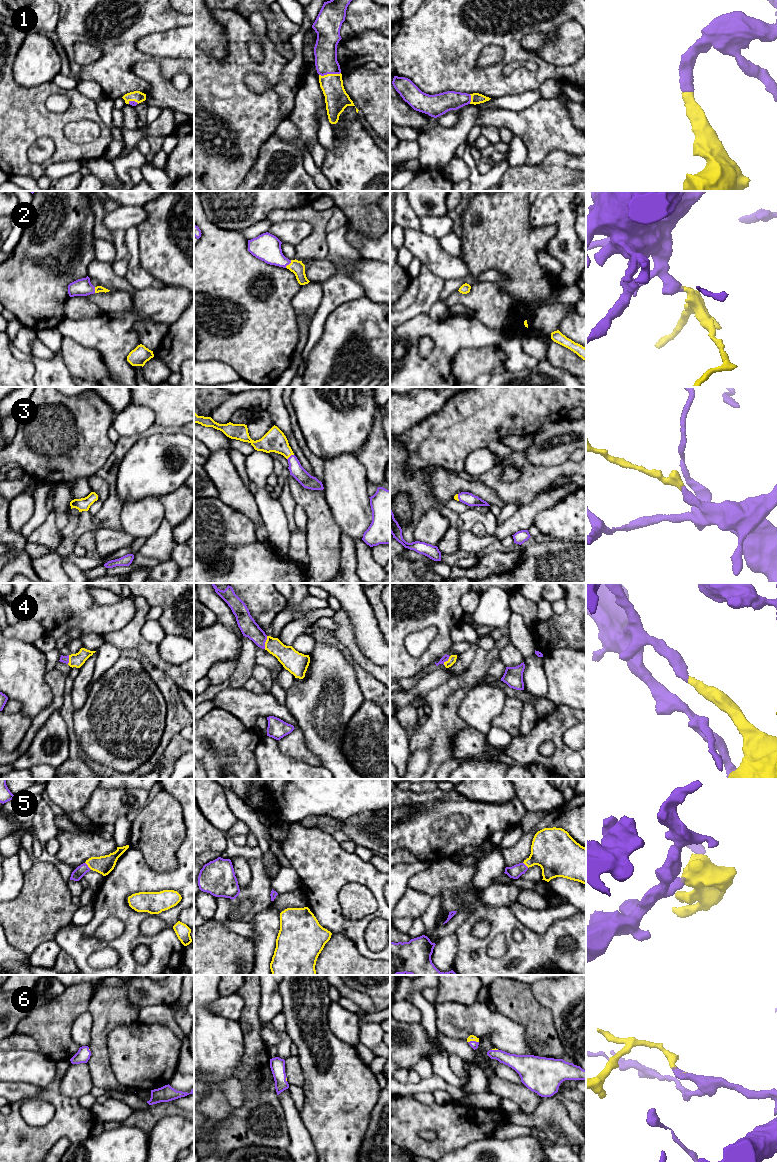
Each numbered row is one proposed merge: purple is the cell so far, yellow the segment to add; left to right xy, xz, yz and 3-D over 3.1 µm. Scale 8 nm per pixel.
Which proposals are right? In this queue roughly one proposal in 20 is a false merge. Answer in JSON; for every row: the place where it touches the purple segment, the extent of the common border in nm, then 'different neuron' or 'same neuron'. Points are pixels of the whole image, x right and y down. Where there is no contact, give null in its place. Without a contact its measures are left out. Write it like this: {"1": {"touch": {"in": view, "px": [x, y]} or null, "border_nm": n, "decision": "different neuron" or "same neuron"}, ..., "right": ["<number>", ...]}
{"1": {"touch": {"in": "xz", "px": [329, 73]}, "border_nm": 180, "decision": "same neuron"}, "2": {"touch": {"in": "xz", "px": [288, 264]}, "border_nm": 80, "decision": "same neuron"}, "3": {"touch": {"in": "xz", "px": [290, 456]}, "border_nm": 70, "decision": "same neuron"}, "4": {"touch": {"in": "xz", "px": [264, 642]}, "border_nm": 110, "decision": "same neuron"}, "5": {"touch": {"in": "xy", "px": [87, 866]}, "border_nm": 80, "decision": "same neuron"}, "6": {"touch": {"in": "yz", "px": [473, 1041]}, "border_nm": 90, "decision": "same neuron"}, "right": ["1", "2", "3", "4", "5", "6"]}

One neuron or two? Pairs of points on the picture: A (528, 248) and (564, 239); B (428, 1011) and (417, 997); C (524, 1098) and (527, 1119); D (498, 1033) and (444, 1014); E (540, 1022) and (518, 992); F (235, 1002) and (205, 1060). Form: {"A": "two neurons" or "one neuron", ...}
{"A": "two neurons", "B": "one neuron", "C": "two neurons", "D": "one neuron", "E": "one neuron", "F": "two neurons"}

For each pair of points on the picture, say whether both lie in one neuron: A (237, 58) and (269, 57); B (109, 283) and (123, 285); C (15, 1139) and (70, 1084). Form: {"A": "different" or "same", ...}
{"A": "same", "B": "same", "C": "different"}

